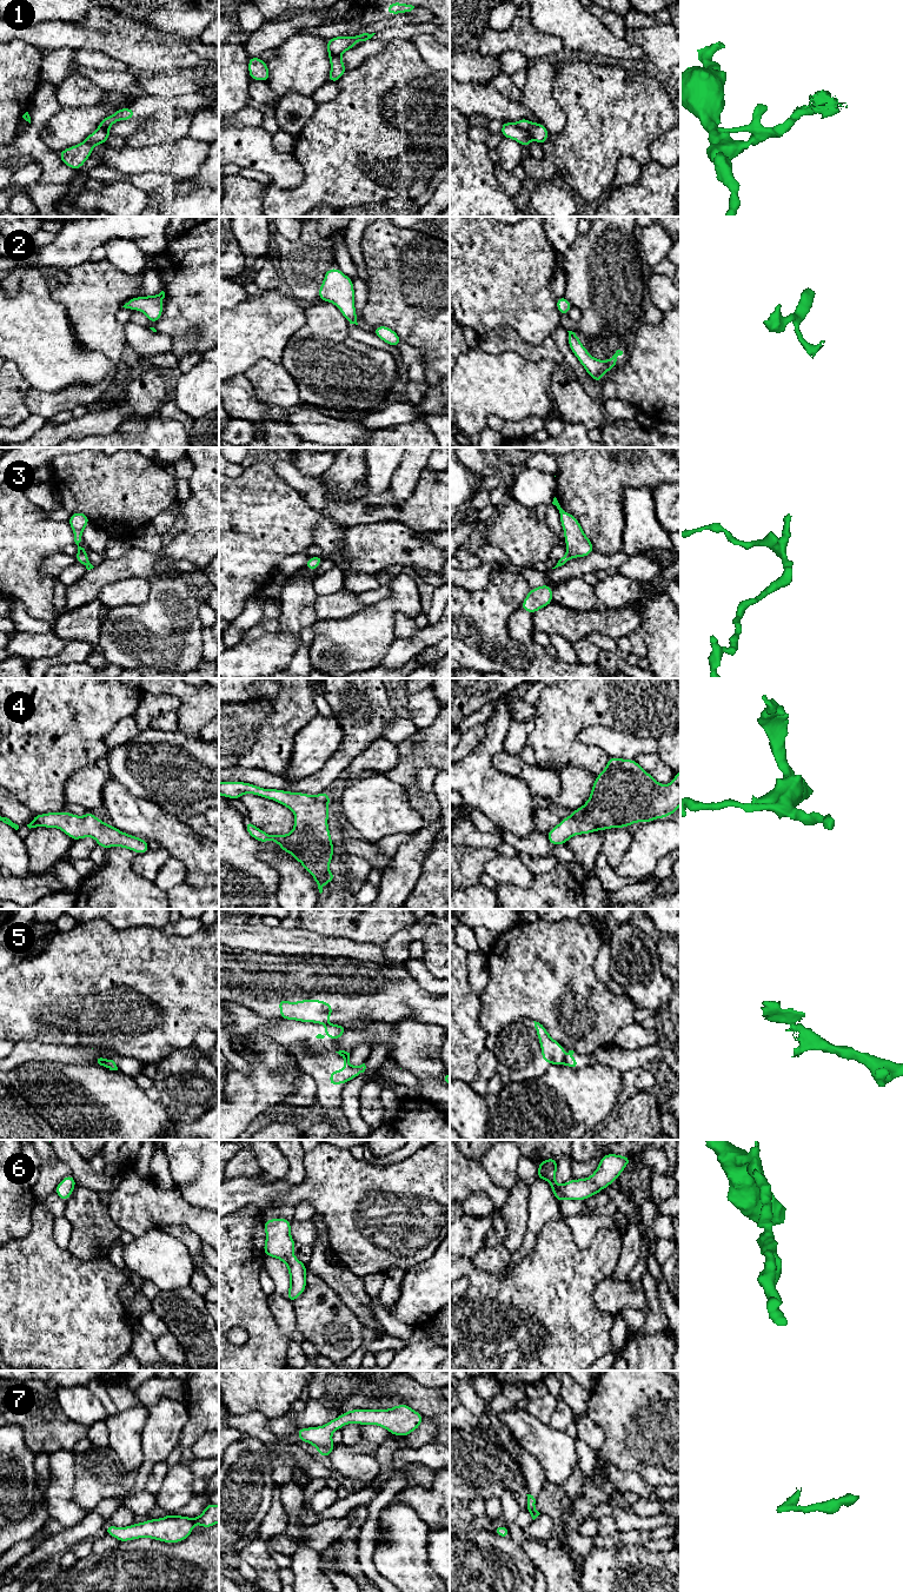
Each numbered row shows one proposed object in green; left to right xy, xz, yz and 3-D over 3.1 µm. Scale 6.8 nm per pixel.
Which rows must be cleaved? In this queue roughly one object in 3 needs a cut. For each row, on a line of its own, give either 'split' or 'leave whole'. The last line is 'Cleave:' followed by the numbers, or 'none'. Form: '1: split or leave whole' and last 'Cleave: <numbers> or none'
1: split
2: leave whole
3: leave whole
4: leave whole
5: split
6: leave whole
7: leave whole
Cleave: 1, 5

